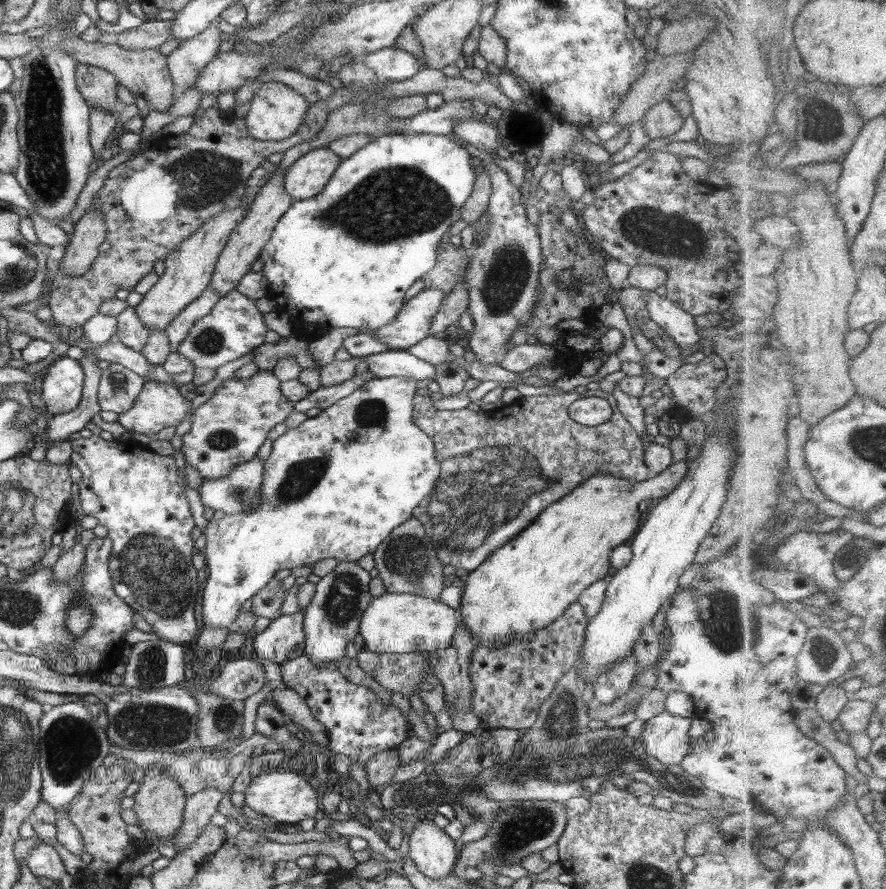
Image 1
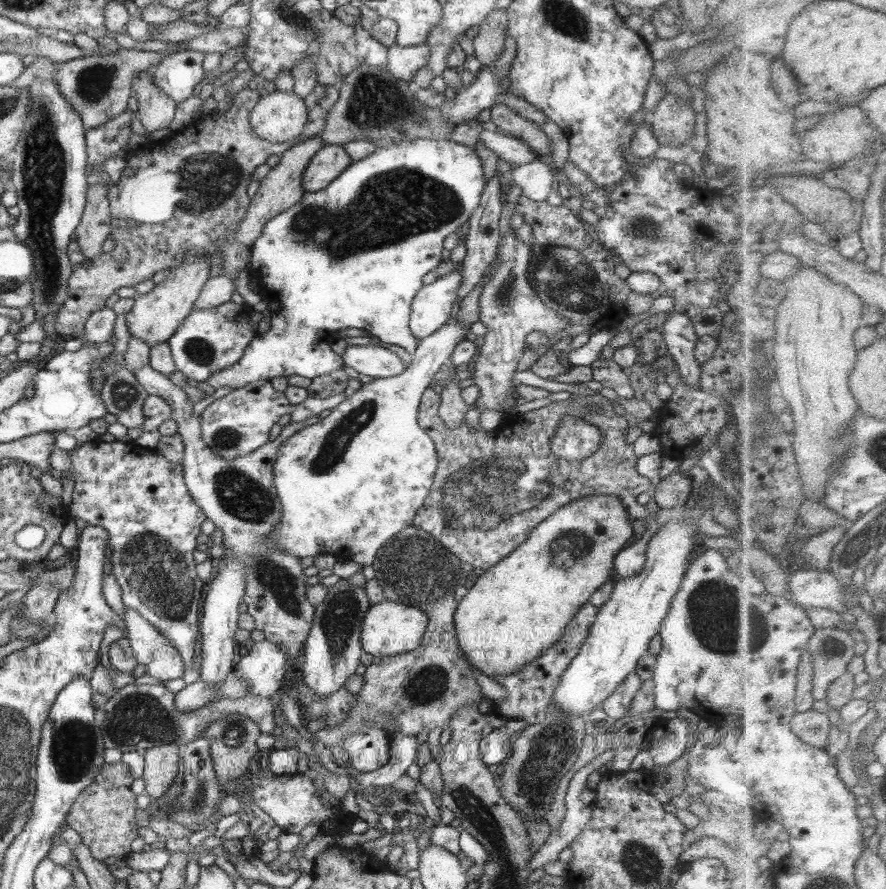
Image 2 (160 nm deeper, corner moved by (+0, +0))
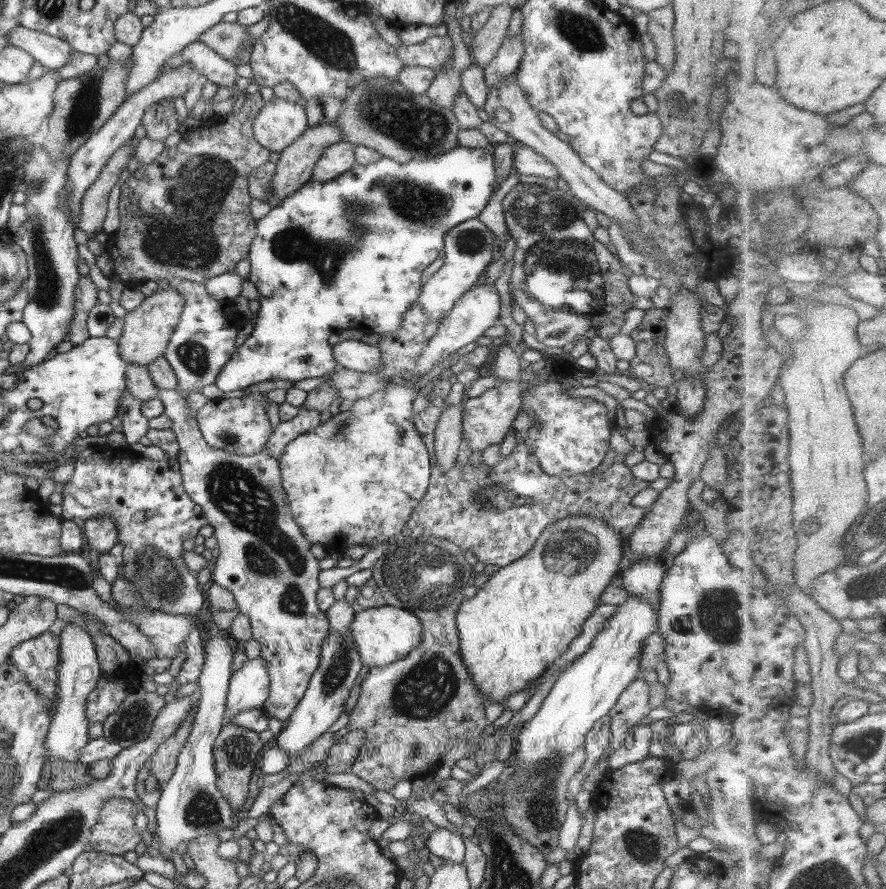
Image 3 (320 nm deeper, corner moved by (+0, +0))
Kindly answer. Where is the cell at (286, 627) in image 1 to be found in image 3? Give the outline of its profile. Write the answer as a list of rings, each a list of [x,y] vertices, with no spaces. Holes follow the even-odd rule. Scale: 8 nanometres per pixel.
[[[261,656],[254,659],[247,659],[246,662],[238,669],[232,672],[232,676],[229,680],[229,687],[226,697],[224,720],[228,725],[231,718],[239,712],[245,710],[254,710],[255,708],[261,708],[264,701],[269,695],[270,677],[266,670],[265,660]]]

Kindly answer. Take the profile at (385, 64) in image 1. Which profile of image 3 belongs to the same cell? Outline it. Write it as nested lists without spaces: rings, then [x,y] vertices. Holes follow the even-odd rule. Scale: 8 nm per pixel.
[[[432,36],[421,44],[400,46],[396,49],[396,54],[404,66],[420,66],[438,72],[444,62],[452,57],[453,47],[454,42],[449,36]]]

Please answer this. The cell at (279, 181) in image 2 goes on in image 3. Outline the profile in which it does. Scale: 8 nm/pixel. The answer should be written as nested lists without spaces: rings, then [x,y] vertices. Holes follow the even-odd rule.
[[[334,121],[309,126],[299,137],[280,153],[280,160],[276,163],[276,170],[272,179],[272,190],[278,200],[290,196],[295,190],[306,184],[306,181],[312,179],[314,167],[322,157],[324,150],[342,141],[340,127]]]

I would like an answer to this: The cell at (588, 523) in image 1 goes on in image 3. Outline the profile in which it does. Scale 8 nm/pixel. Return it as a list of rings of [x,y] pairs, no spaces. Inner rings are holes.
[[[596,517],[564,518],[562,521],[554,522],[550,527],[546,527],[542,535],[538,538],[538,541],[535,542],[534,547],[532,547],[523,558],[516,560],[509,566],[501,567],[497,572],[492,574],[487,583],[478,589],[474,597],[462,601],[460,608],[455,614],[455,624],[457,626],[458,637],[460,638],[460,656],[476,688],[483,694],[486,705],[491,702],[505,702],[505,698],[508,698],[511,694],[519,690],[524,691],[529,687],[531,682],[539,680],[539,678],[551,668],[557,658],[560,658],[563,654],[568,652],[570,643],[580,635],[582,625],[584,625],[584,622],[586,622],[598,608],[598,605],[601,603],[602,593],[611,585],[610,580],[612,580],[614,574],[618,572],[620,561],[624,554],[623,544],[625,540],[626,536],[622,533],[614,533],[610,527],[606,527],[606,523],[604,523],[602,519]]]

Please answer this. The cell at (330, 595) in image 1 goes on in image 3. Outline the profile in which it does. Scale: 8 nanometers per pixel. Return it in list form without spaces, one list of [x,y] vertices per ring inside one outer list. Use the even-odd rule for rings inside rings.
[[[345,598],[340,599],[340,601],[335,601],[325,613],[330,624],[330,635],[324,639],[324,645],[321,648],[321,663],[310,679],[302,700],[288,718],[286,728],[283,728],[276,738],[277,746],[287,752],[290,761],[301,756],[303,750],[306,750],[311,742],[327,733],[330,726],[338,720],[350,696],[350,690],[356,682],[356,676],[360,674],[360,668],[364,665],[350,635],[350,624],[356,614],[353,603],[348,605]]]

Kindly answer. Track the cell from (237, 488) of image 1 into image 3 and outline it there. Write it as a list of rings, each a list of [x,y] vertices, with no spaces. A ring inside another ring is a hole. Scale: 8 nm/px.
[[[157,388],[159,390],[158,398],[163,402],[165,411],[163,412],[167,417],[173,420],[171,429],[176,433],[177,441],[179,442],[179,454],[177,456],[180,472],[183,478],[184,491],[190,496],[190,499],[198,506],[201,506],[202,513],[206,518],[207,524],[214,529],[214,537],[218,541],[217,548],[220,550],[217,558],[212,560],[212,567],[210,576],[215,583],[227,588],[237,602],[237,609],[240,613],[245,614],[250,622],[251,630],[253,631],[253,638],[260,643],[260,655],[266,663],[266,670],[270,677],[269,695],[264,701],[262,708],[267,712],[267,715],[278,720],[288,720],[296,705],[302,700],[308,683],[316,672],[318,665],[321,663],[321,648],[324,645],[324,639],[330,635],[330,624],[328,624],[327,614],[323,611],[317,603],[317,592],[321,587],[319,585],[319,573],[321,572],[318,560],[310,553],[310,542],[304,538],[302,528],[296,524],[295,518],[292,516],[290,510],[290,502],[288,501],[285,492],[281,488],[281,470],[279,467],[278,458],[272,458],[270,453],[265,448],[258,454],[252,456],[242,456],[237,454],[230,454],[225,450],[218,450],[210,446],[204,439],[202,433],[202,425],[200,415],[196,412],[191,412],[187,407],[187,397],[182,396],[177,389],[166,390],[165,388]]]

